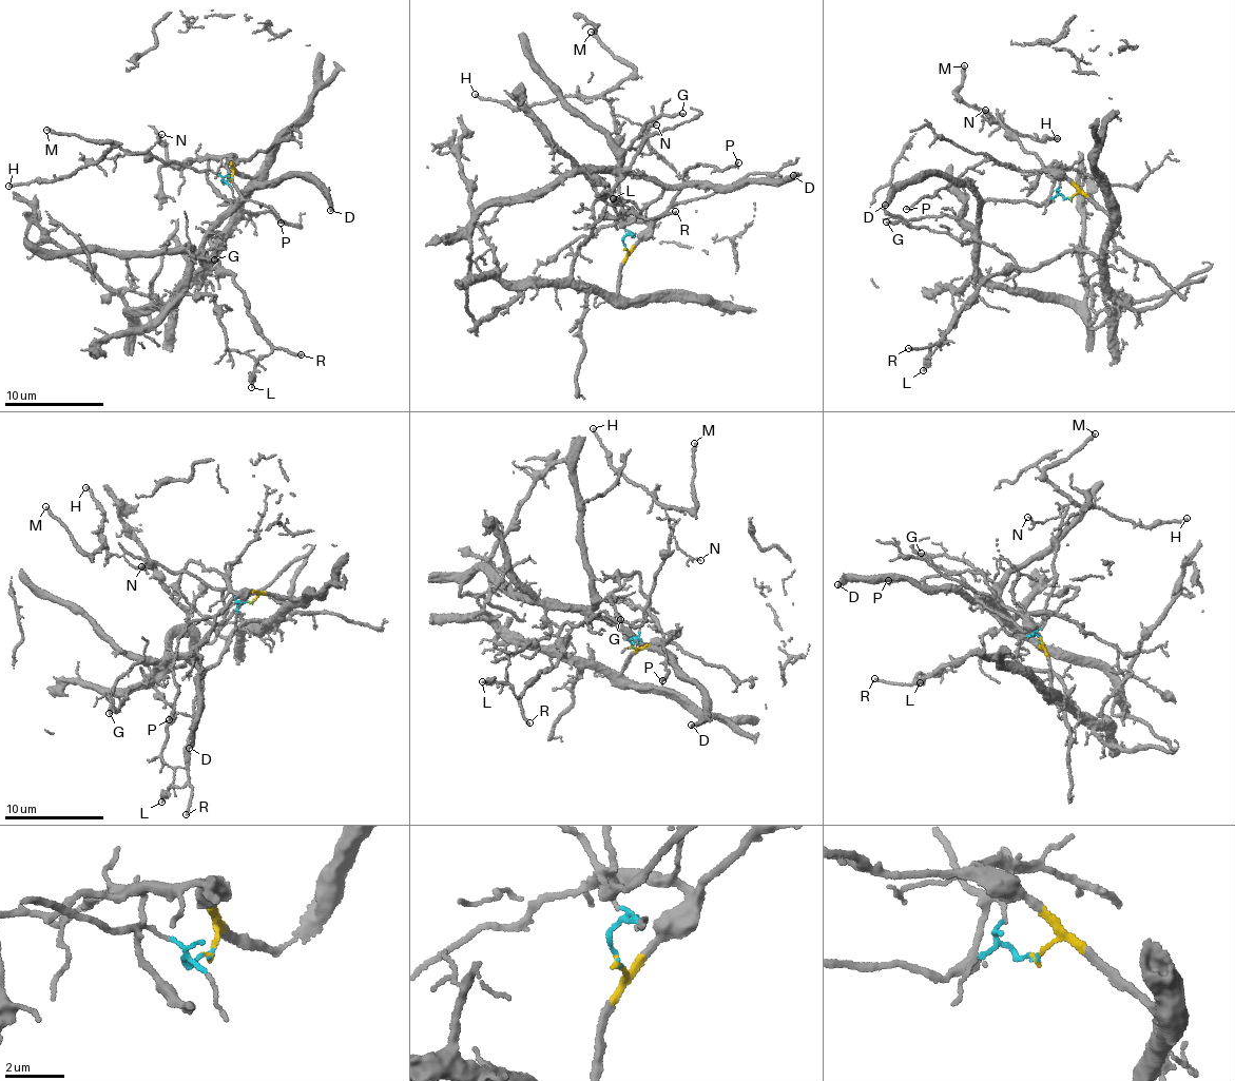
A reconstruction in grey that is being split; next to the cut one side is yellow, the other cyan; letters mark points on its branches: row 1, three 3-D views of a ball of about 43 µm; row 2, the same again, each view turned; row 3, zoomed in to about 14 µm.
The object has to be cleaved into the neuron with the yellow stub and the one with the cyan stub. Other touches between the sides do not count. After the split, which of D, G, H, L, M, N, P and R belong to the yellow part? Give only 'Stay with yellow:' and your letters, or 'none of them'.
Stay with yellow: L, P, R

